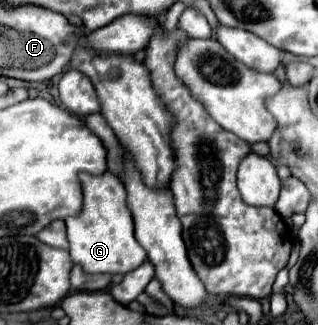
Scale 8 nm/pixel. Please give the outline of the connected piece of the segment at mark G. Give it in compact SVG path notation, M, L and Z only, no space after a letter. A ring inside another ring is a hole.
M110 171L102 175L80 173L80 185L84 191L82 211L74 217L66 217L72 261L82 265L86 273L130 273L146 259L146 251L134 237L134 223L126 207L124 185Z

